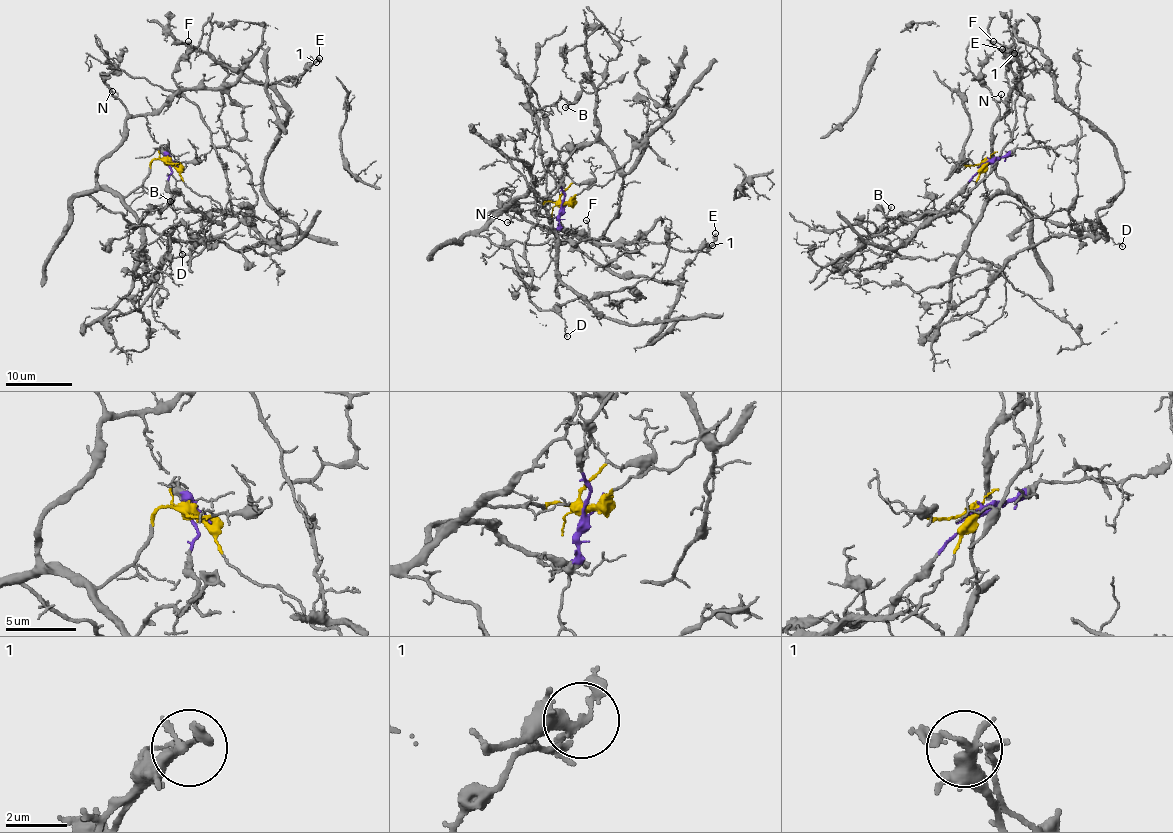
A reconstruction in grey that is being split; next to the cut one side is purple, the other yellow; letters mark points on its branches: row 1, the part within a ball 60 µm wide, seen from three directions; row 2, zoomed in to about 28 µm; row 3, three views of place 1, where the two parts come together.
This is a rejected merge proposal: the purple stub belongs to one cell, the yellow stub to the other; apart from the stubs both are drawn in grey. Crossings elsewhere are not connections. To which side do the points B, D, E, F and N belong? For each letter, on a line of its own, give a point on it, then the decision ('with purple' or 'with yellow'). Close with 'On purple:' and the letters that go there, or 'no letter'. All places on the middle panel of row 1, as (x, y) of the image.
B: (565, 107) | with yellow
D: (567, 336) | with yellow
E: (715, 233) | with yellow
F: (586, 220) | with yellow
N: (507, 222) | with yellow
On purple: no letter

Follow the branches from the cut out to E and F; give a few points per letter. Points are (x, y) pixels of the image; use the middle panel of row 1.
E: (562, 205), (506, 205), (488, 221), (494, 210), (515, 211), (582, 239), (685, 251), (711, 246), (716, 233)
F: (562, 205), (506, 205), (488, 221), (490, 212), (515, 211), (529, 221), (583, 235), (588, 230), (585, 221)

